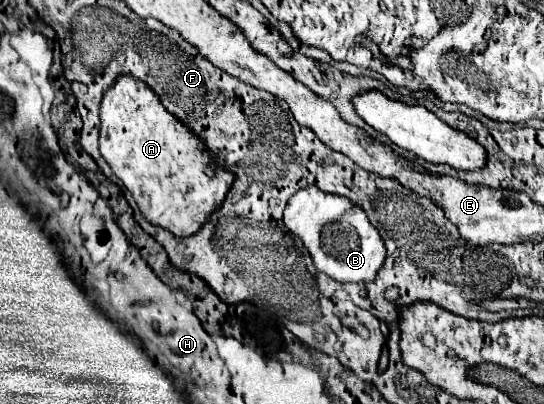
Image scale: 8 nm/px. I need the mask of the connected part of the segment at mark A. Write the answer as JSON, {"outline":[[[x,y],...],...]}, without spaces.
{"outline":[[[118,75],[100,103],[100,153],[124,181],[142,215],[184,239],[200,231],[220,207],[234,175],[216,167],[206,143],[164,109],[156,93],[132,75]]]}

